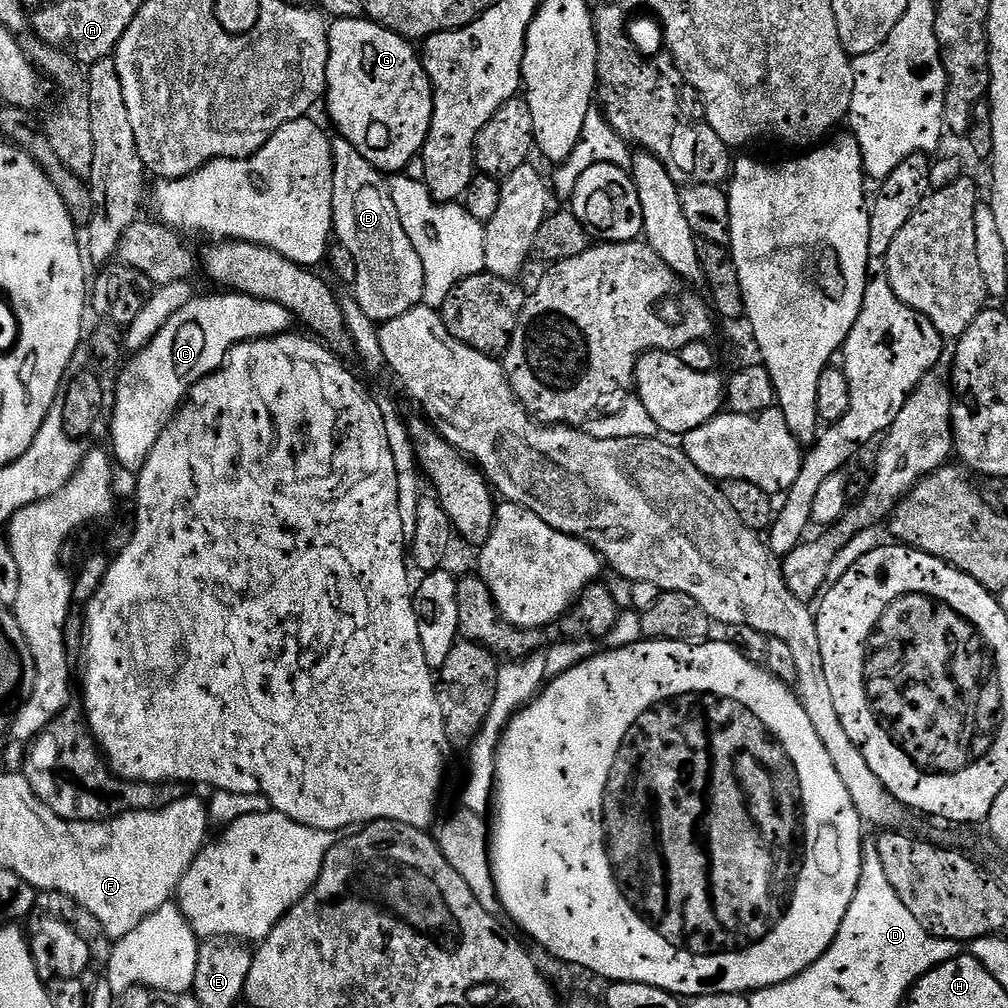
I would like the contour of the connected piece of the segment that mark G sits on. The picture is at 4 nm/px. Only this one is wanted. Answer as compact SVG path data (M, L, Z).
M357 18L355 20L333 19L328 30L328 87L326 89L328 116L332 119L333 126L340 131L337 133L342 139L350 142L350 146L354 146L354 150L358 150L358 154L362 154L362 158L366 158L366 162L370 162L385 174L391 174L391 172L403 173L410 160L421 155L432 121L432 83L428 81L428 71L424 68L423 59L418 55L417 49L415 52L412 48L415 47L403 36L399 36L397 32L391 32L388 28L383 28L381 24L375 24L373 20L367 18Z

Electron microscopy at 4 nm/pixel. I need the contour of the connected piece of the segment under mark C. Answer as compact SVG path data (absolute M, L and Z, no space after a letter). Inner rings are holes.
M231 290L225 291L224 296L200 296L197 295L186 306L182 306L182 310L178 310L178 314L174 314L174 318L170 318L170 322L166 322L166 326L162 326L162 330L158 330L158 334L154 334L154 338L150 341L141 352L135 353L131 357L132 360L123 365L119 369L118 375L120 377L116 380L116 405L111 405L110 416L112 412L112 448L110 447L111 455L114 457L115 463L121 468L130 470L134 473L139 473L144 466L144 460L150 454L150 450L154 450L154 442L158 442L158 438L162 434L162 430L166 425L176 417L176 412L180 409L180 405L184 403L188 392L197 382L208 376L211 372L216 372L224 365L224 358L227 356L235 344L245 344L248 340L265 340L271 336L282 336L293 331L294 317L290 314L290 310L286 310L286 306L278 306L278 302L270 302L262 298L254 298L253 296L243 296L240 292L233 292Z

